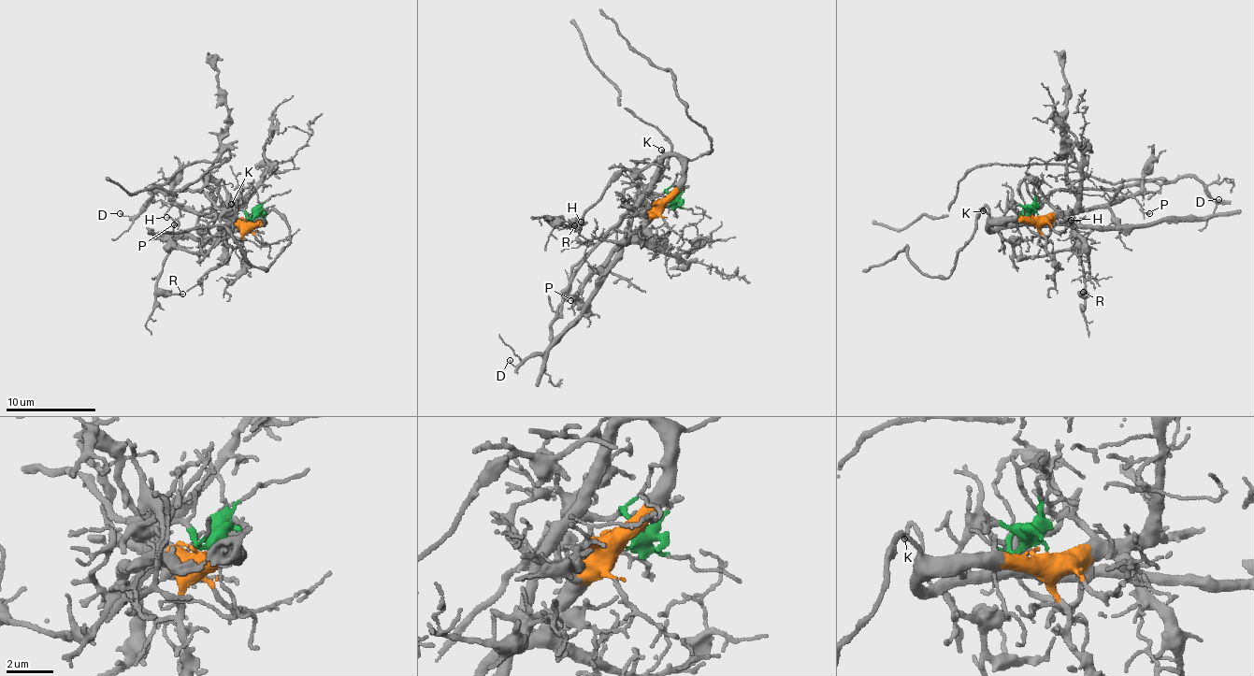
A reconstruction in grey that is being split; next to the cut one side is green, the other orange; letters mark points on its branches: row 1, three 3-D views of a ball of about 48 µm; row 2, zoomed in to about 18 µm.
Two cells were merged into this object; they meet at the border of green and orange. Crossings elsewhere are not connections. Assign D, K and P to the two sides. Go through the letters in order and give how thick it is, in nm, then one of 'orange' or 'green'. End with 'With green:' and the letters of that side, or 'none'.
D: 90 nm thick; green
K: 160 nm thick; green
P: 140 nm thick; orange
With green: D, K

